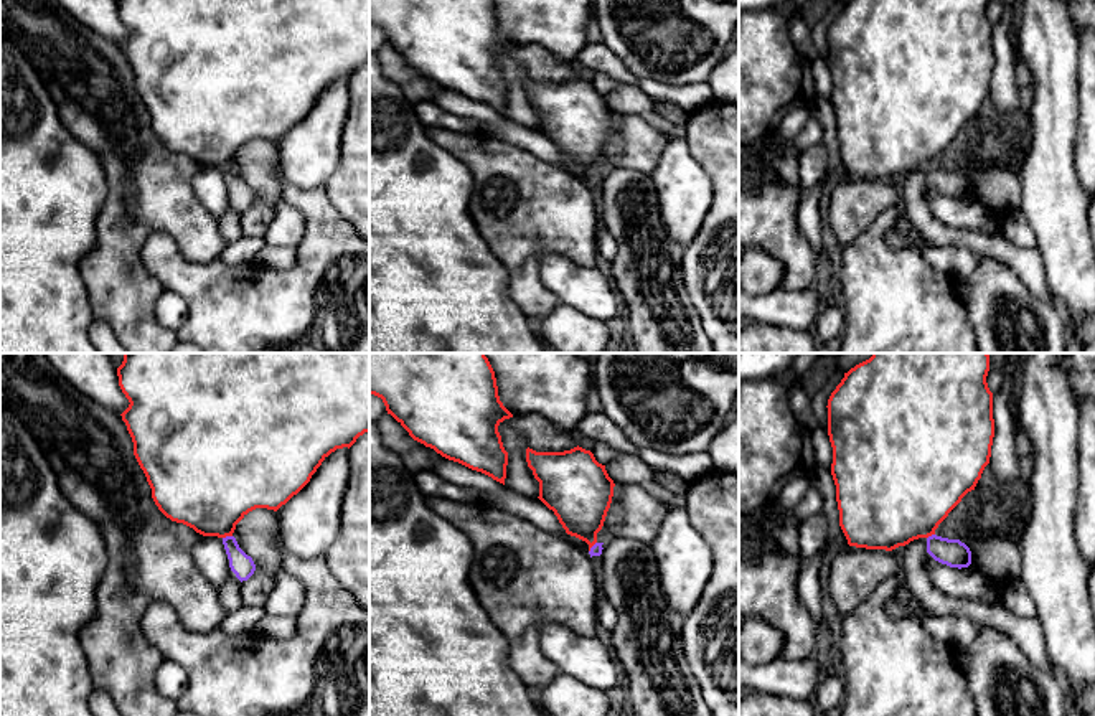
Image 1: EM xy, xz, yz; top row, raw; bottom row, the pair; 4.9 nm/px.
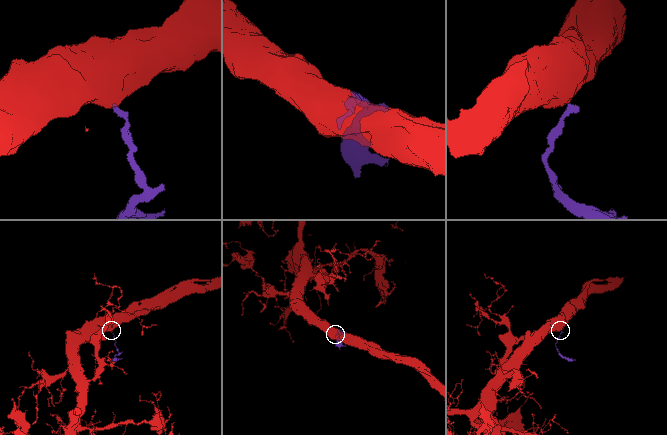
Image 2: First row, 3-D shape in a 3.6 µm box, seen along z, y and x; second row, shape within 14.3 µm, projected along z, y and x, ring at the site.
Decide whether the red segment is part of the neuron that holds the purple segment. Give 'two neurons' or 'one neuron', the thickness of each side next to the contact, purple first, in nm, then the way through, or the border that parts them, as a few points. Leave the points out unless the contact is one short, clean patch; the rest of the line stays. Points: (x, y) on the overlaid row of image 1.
two neurons; calibres 110 and 420 nm; border xy (231, 535), (223, 538)

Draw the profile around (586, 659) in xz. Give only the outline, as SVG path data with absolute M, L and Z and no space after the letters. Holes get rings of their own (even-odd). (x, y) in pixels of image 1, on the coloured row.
M546 624L539 634L541 652L556 668L590 688L607 691L622 683L615 657L597 637L577 635L559 624Z

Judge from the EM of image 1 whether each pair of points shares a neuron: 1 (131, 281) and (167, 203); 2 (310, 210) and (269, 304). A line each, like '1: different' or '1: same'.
1: same
2: same

